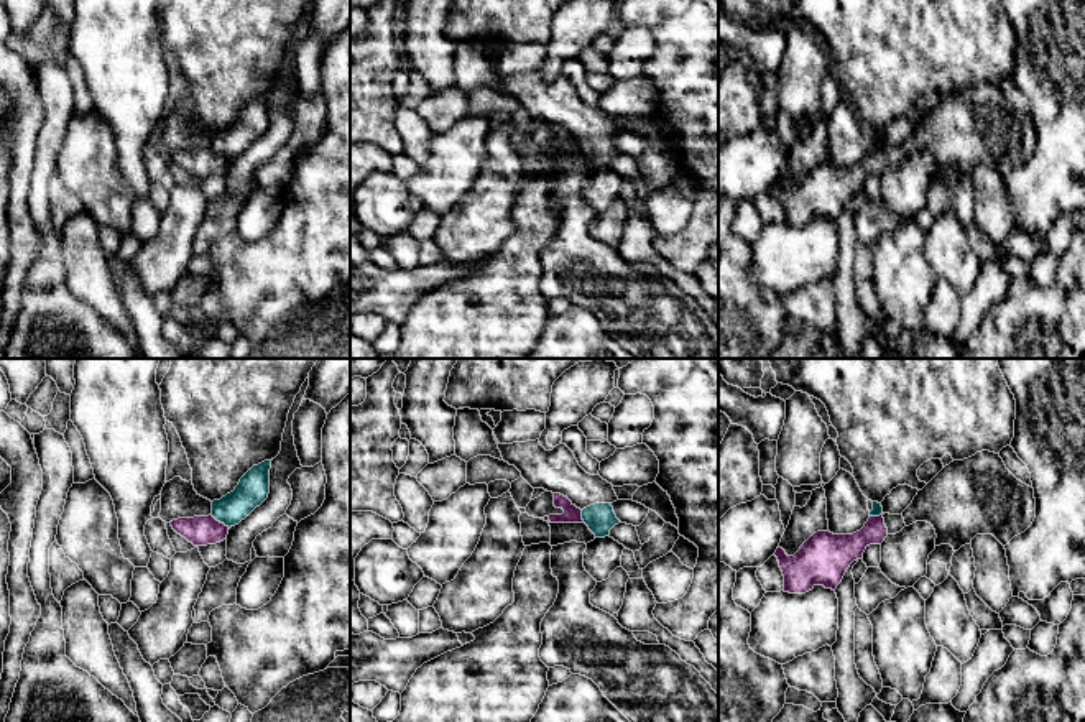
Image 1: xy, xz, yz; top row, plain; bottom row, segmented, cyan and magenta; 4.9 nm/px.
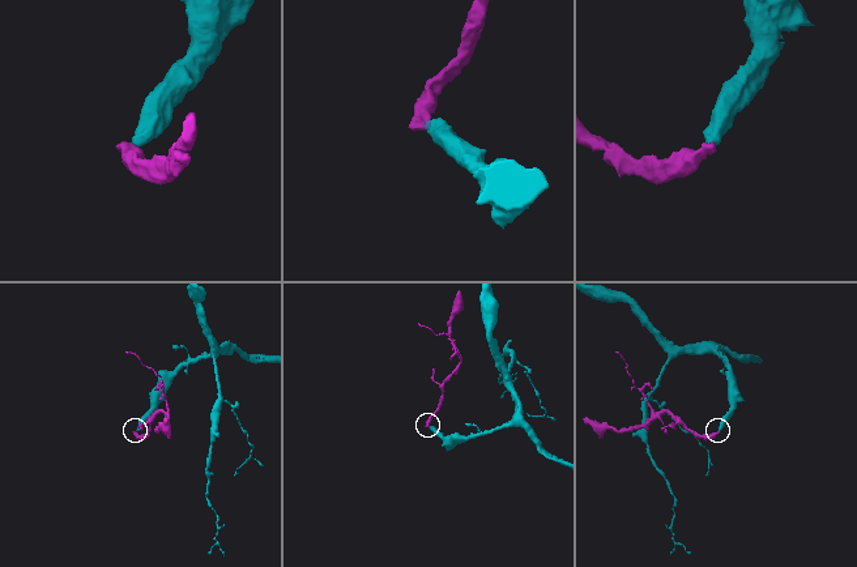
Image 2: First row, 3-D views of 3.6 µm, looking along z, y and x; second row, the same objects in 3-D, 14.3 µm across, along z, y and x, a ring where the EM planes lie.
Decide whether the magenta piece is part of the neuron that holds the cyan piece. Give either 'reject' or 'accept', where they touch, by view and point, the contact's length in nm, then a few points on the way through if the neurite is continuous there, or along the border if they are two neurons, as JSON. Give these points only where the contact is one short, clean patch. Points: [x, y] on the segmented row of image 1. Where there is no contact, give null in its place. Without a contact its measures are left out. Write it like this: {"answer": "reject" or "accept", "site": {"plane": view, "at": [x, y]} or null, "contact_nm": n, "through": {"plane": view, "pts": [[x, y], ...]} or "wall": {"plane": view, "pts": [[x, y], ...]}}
{"answer": "reject", "site": {"plane": "xy", "at": [221, 522]}, "contact_nm": 110, "wall": {"plane": "xy", "pts": [[211, 515], [229, 527]]}}

